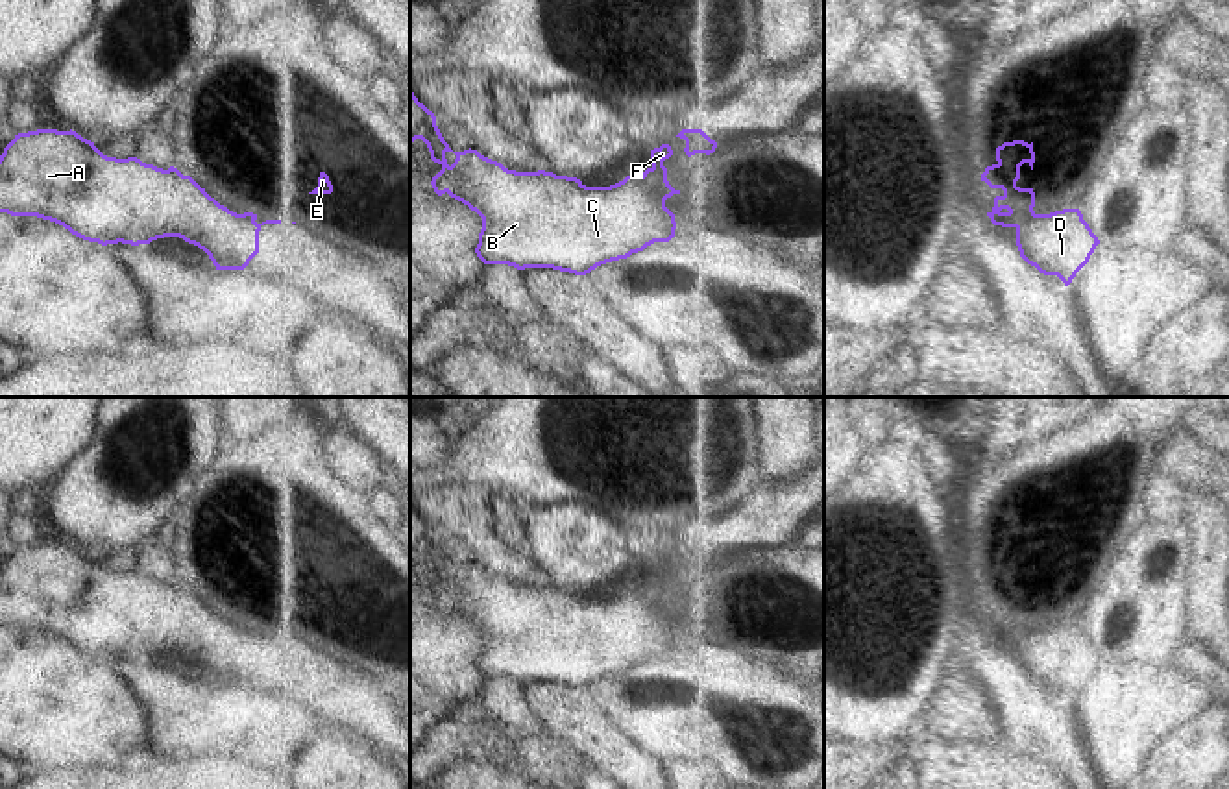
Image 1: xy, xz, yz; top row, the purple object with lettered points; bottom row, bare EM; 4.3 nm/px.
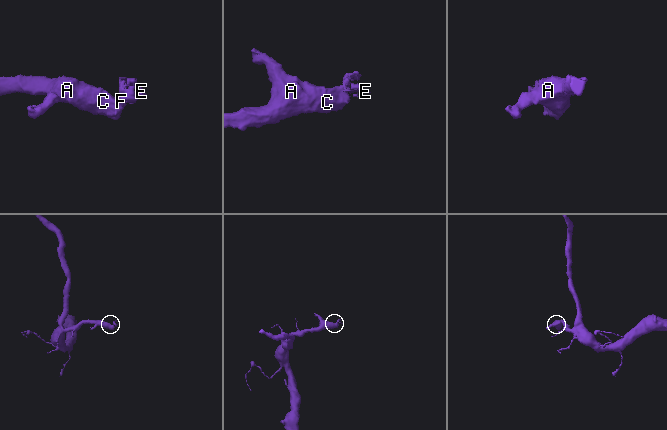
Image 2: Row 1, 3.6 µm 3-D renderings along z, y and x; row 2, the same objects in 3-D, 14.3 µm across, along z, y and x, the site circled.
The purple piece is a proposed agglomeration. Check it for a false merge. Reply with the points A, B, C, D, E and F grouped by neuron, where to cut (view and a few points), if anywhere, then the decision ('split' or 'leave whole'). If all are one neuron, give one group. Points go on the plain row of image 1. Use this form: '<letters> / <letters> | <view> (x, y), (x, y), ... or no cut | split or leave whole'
A B C D / E F | xz (642, 590), (664, 614) | split

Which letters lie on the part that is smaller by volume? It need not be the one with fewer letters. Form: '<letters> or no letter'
E, F

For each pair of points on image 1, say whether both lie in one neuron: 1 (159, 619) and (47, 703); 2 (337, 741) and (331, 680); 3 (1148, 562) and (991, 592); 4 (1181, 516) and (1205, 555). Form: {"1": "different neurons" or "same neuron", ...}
{"1": "different neurons", "2": "different neurons", "3": "different neurons", "4": "different neurons"}

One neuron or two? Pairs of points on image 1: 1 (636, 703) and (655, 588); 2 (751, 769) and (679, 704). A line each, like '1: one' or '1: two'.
1: two
2: one

